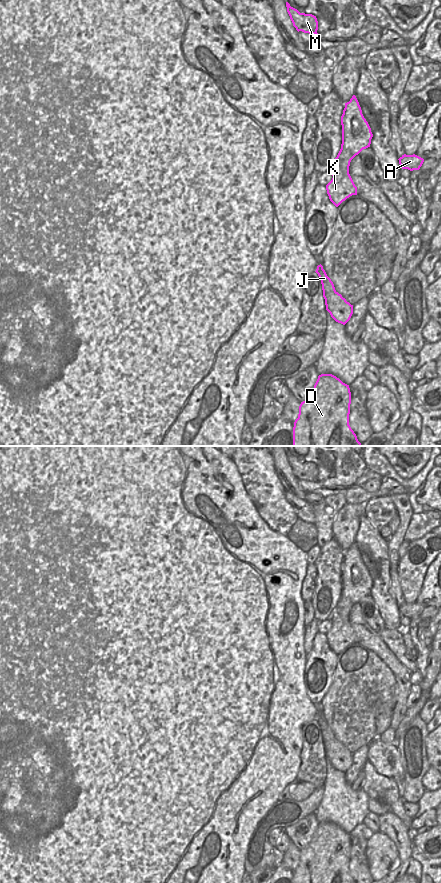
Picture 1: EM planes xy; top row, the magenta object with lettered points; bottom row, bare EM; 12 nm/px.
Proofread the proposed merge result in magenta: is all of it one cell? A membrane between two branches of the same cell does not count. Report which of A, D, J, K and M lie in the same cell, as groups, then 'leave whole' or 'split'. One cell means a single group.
groups A D J K M; leave whole

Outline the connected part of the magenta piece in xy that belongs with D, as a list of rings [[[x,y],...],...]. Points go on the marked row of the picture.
[[[332,374],[319,375],[309,397],[299,406],[292,446],[361,446],[349,425],[350,404],[349,385]]]

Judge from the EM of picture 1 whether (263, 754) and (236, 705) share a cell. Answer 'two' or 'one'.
one

